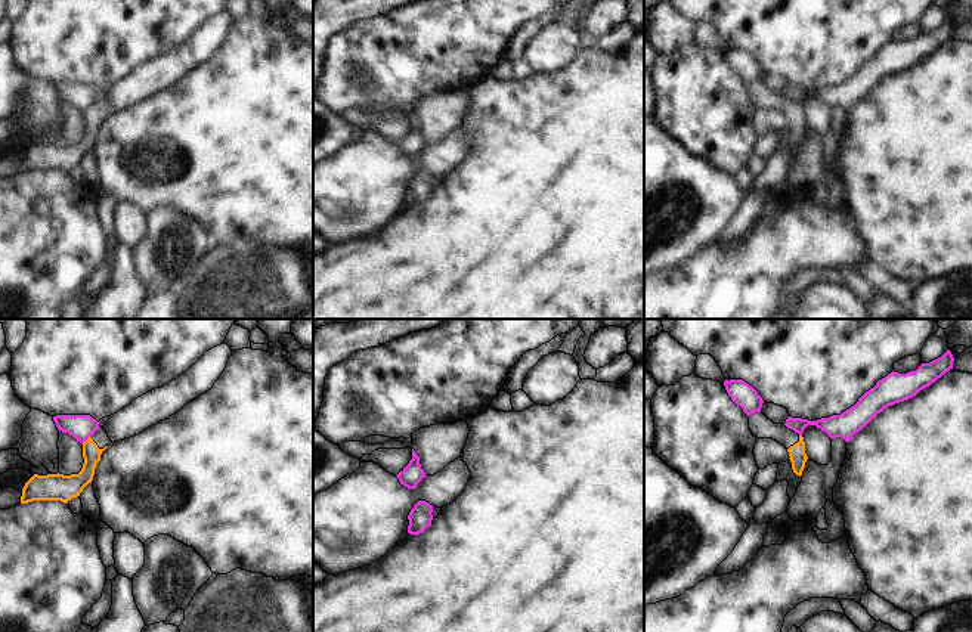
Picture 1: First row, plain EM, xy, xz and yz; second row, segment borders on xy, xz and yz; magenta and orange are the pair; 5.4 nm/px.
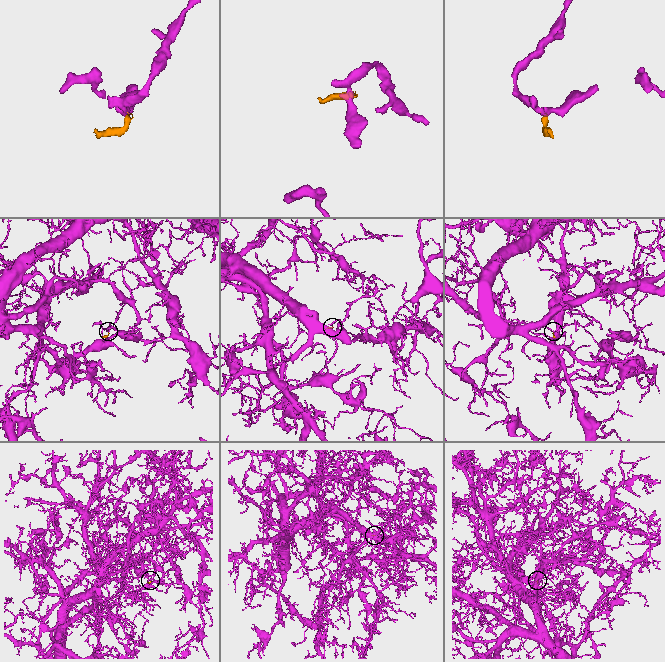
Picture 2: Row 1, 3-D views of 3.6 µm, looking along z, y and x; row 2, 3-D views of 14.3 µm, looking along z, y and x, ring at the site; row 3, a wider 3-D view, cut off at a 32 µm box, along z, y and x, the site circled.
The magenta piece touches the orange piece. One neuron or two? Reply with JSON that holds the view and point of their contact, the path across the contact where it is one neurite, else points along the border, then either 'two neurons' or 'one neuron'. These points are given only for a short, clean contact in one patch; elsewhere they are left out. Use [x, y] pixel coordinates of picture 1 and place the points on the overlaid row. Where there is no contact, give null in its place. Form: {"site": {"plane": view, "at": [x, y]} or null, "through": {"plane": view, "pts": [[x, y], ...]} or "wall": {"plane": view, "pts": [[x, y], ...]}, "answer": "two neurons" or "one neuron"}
{"site": {"plane": "xy", "at": [86, 439]}, "wall": {"plane": "xy", "pts": [[90, 436], [81, 443]]}, "answer": "two neurons"}

